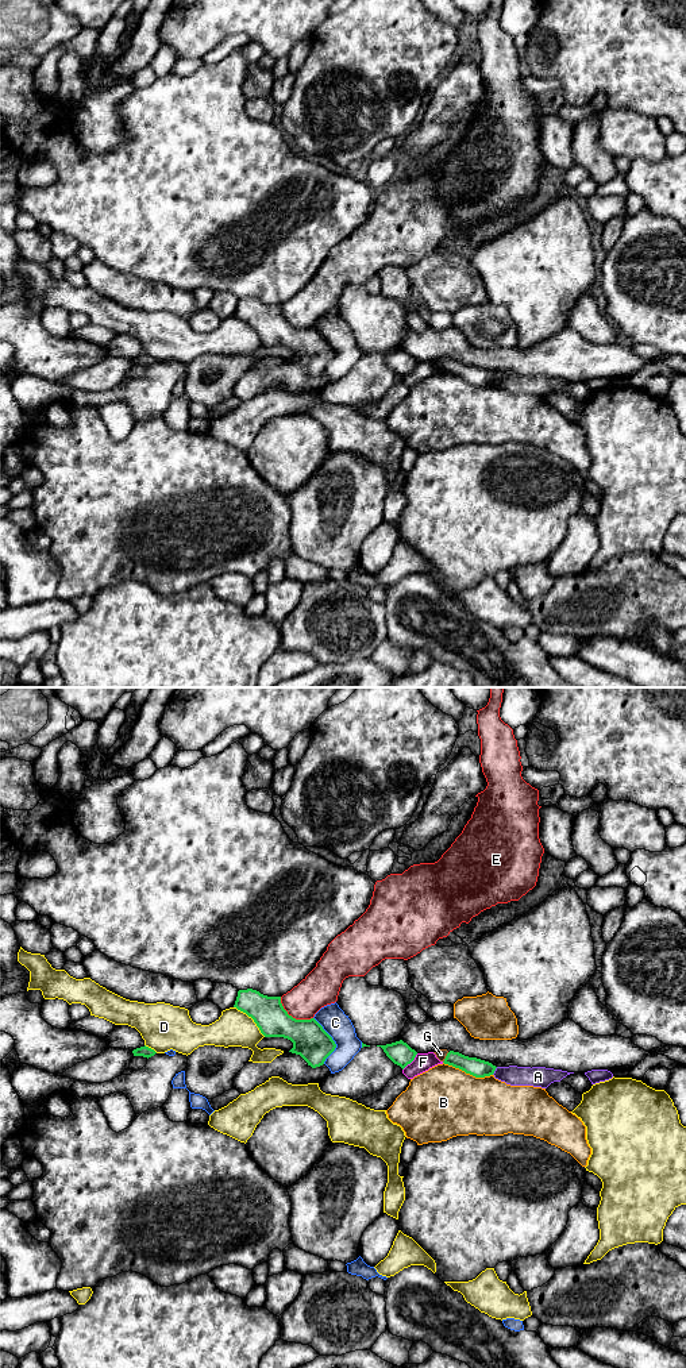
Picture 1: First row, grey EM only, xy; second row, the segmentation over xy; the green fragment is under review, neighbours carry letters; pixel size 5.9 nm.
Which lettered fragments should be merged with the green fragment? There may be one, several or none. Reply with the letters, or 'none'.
none

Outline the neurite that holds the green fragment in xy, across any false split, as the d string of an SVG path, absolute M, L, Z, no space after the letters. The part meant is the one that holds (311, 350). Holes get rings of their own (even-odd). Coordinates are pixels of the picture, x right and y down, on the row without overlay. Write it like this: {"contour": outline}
{"contour": "M239 298L234 316L254 328L265 346L284 346L293 351L292 362L300 363L312 377L324 373L335 359L332 346L315 328L296 328L288 323L281 305L267 305L257 298Z"}

